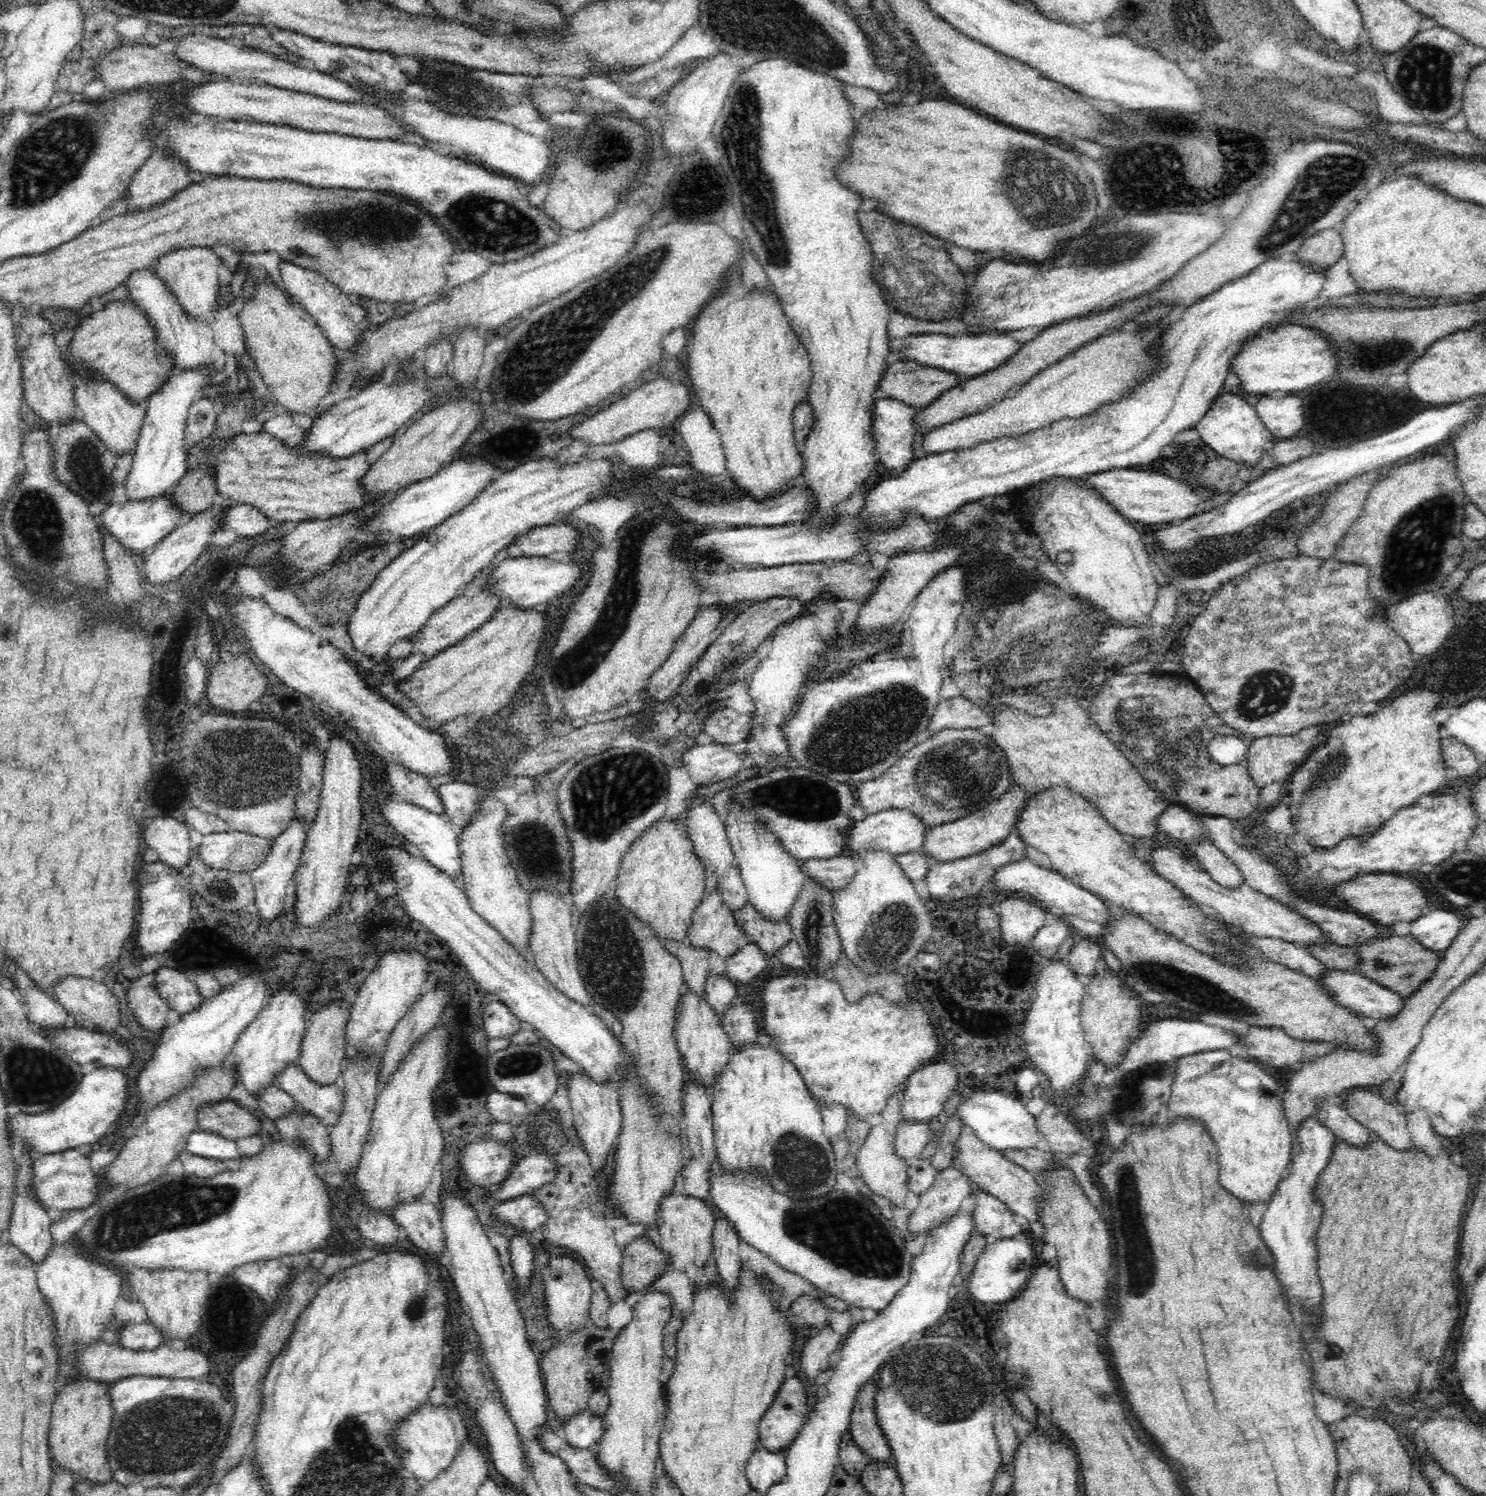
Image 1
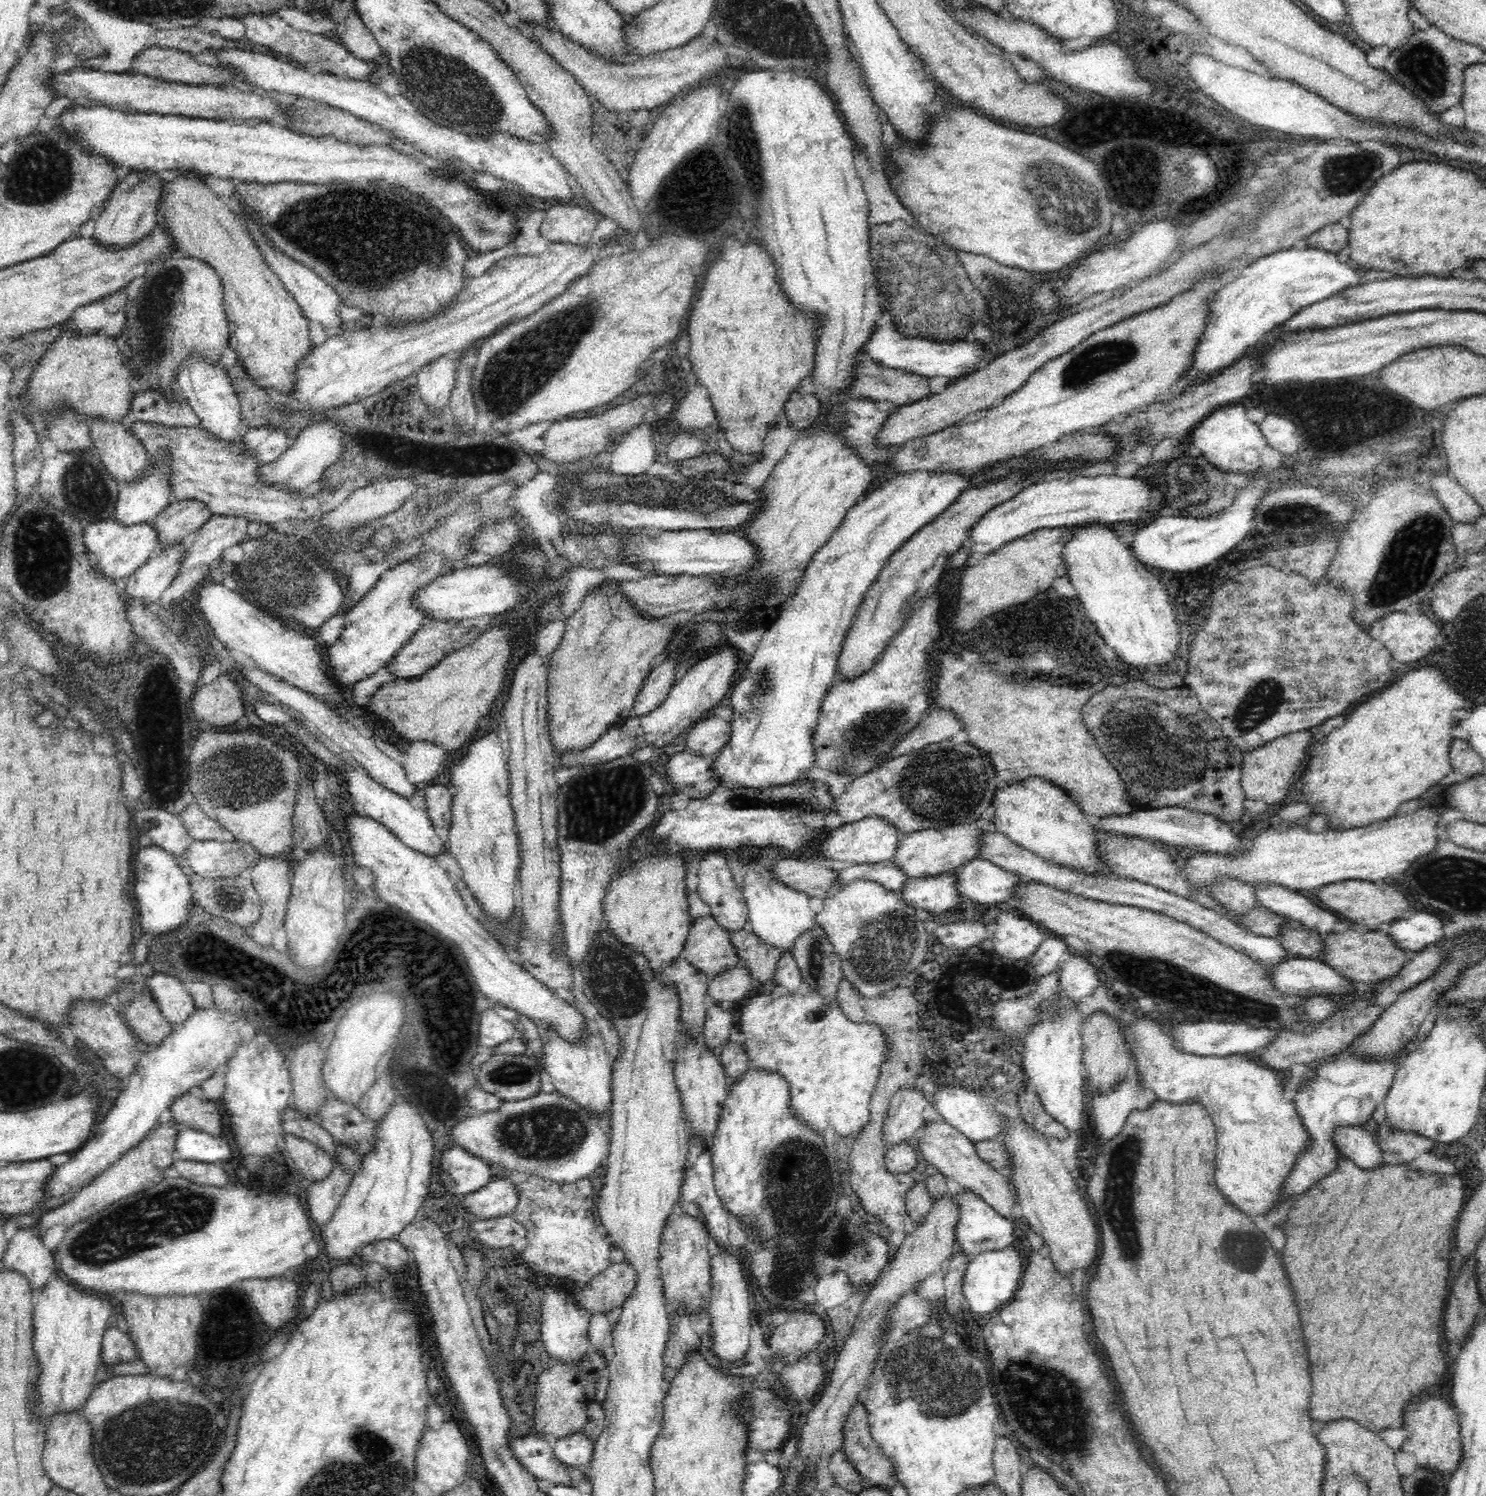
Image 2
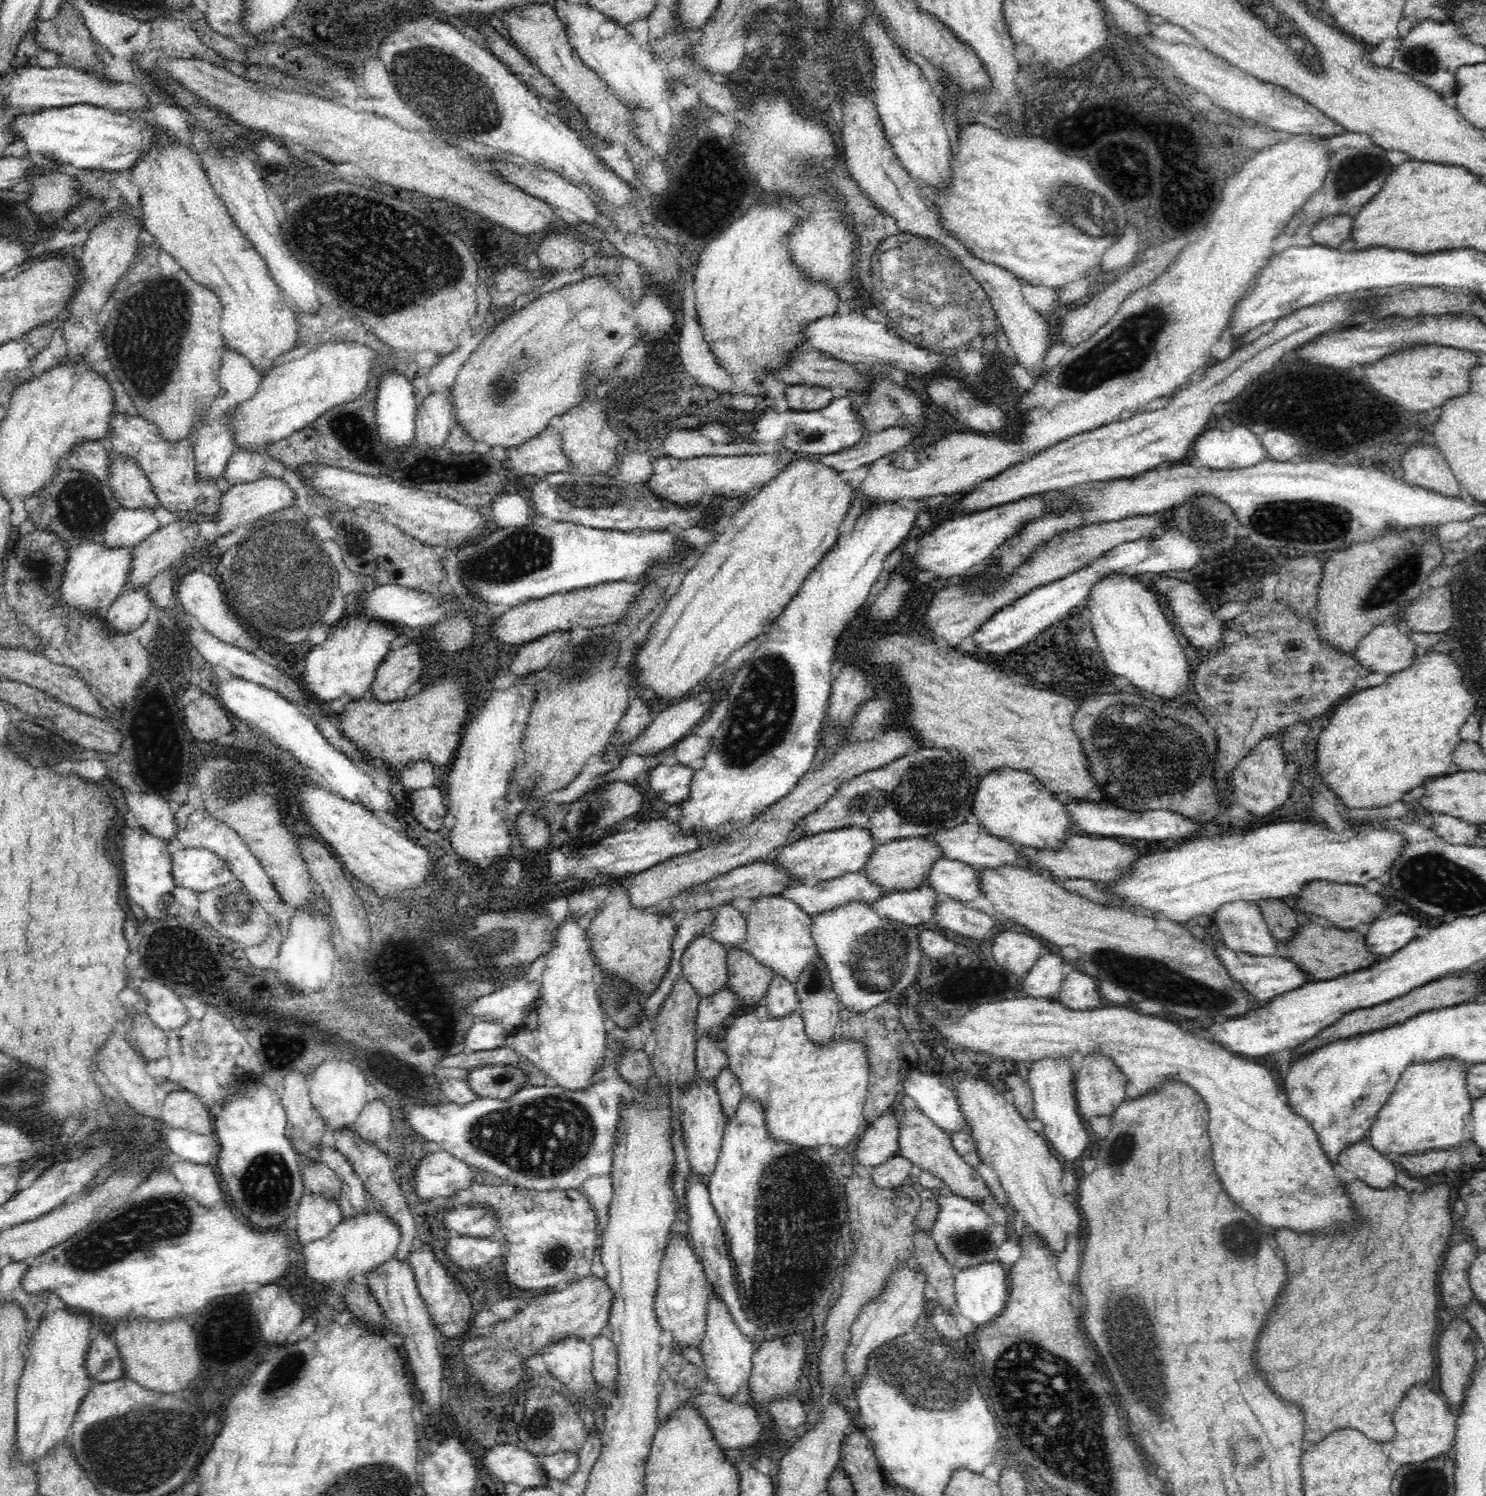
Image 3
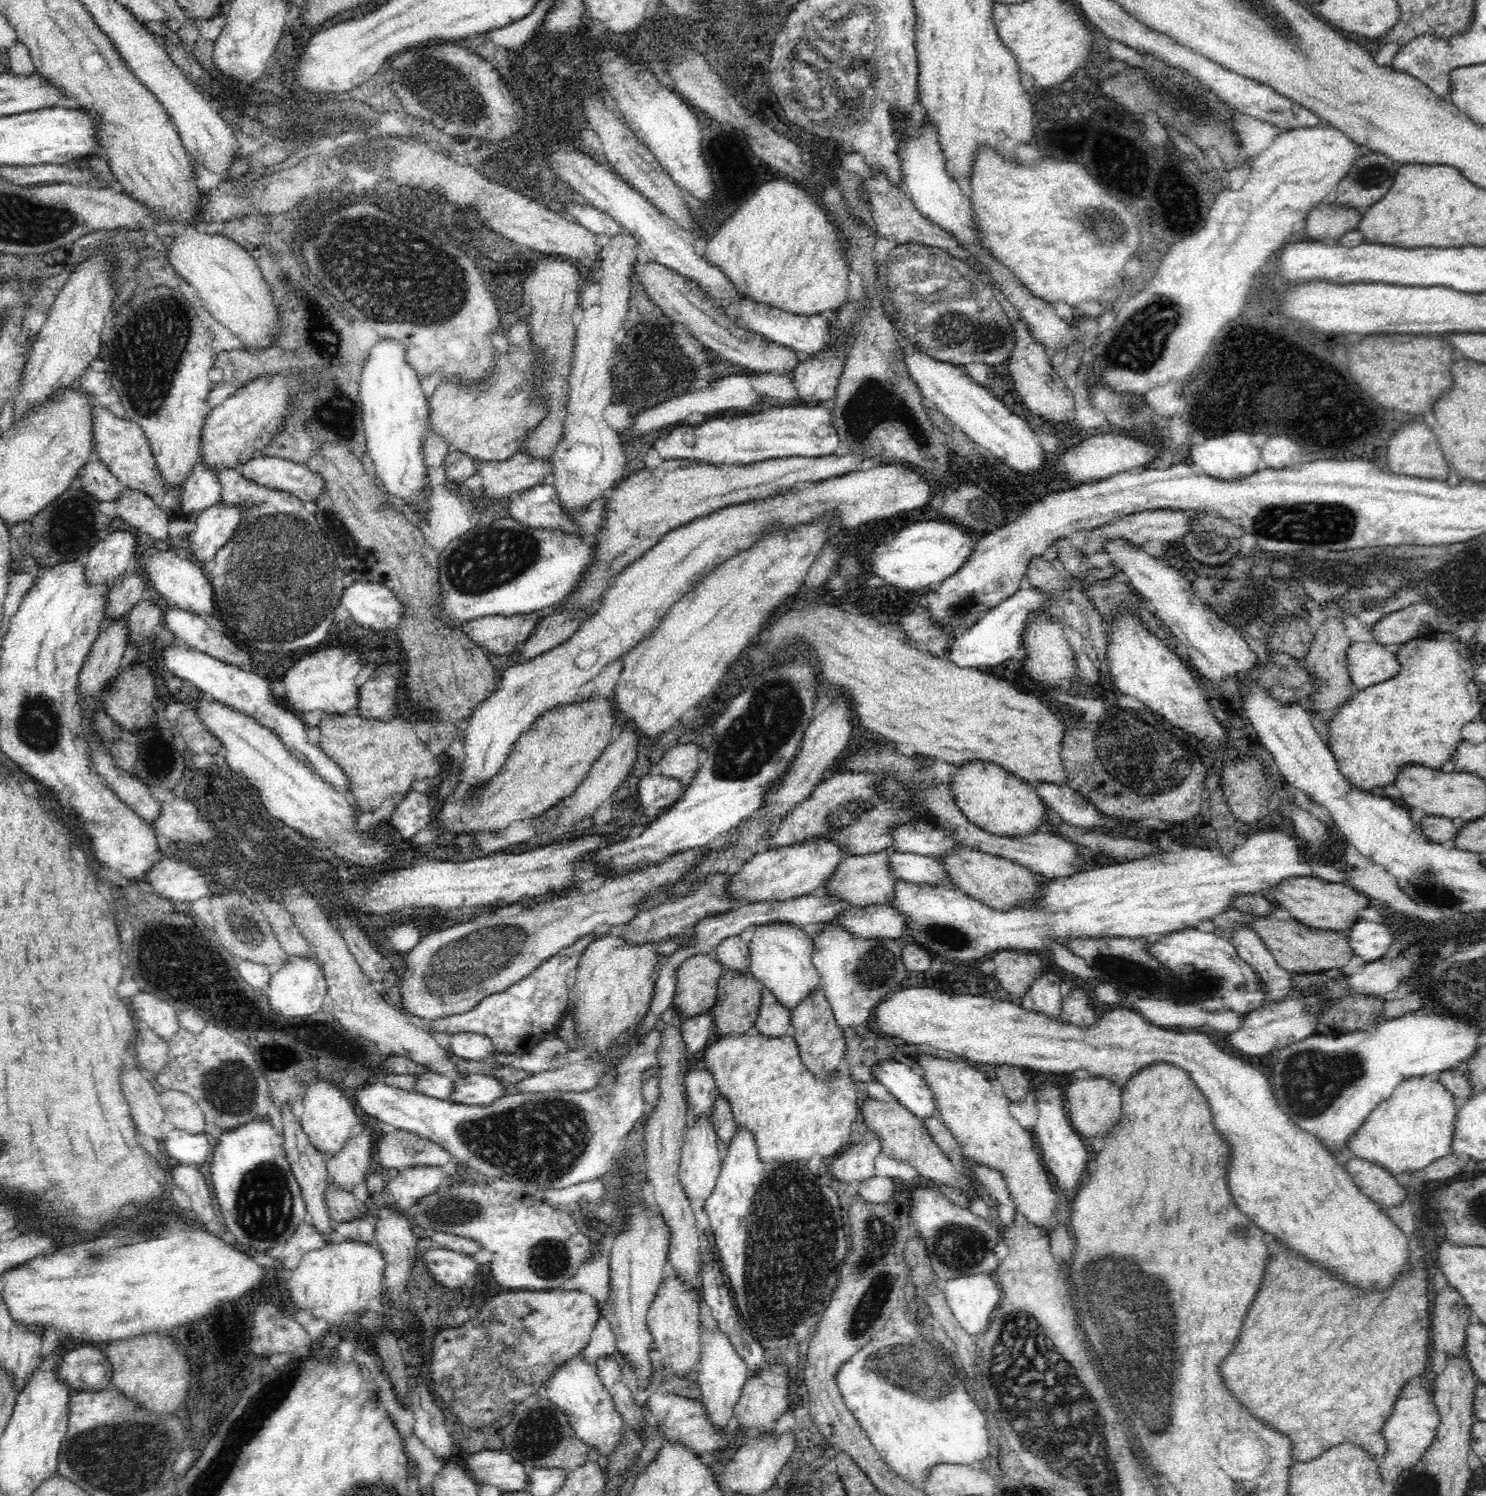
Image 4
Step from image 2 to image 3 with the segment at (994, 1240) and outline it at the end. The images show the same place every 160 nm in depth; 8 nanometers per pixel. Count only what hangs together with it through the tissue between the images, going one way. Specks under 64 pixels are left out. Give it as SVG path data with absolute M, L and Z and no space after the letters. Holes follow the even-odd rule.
M937 1195L937 1201L939 1211L930 1231L936 1248L950 1267L965 1269L980 1263L990 1263L998 1258L1001 1243L1004 1242L1004 1238L1009 1238L1011 1233L1009 1226L1000 1225L1000 1222L991 1218L979 1203L972 1202L963 1195Z

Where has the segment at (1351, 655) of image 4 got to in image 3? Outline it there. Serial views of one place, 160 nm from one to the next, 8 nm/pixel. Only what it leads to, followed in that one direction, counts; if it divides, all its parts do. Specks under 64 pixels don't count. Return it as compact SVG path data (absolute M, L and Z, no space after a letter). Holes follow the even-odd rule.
M1396 624L1374 626L1364 635L1355 650L1360 663L1386 674L1403 671L1416 656L1416 646L1410 642L1410 634L1400 632Z

